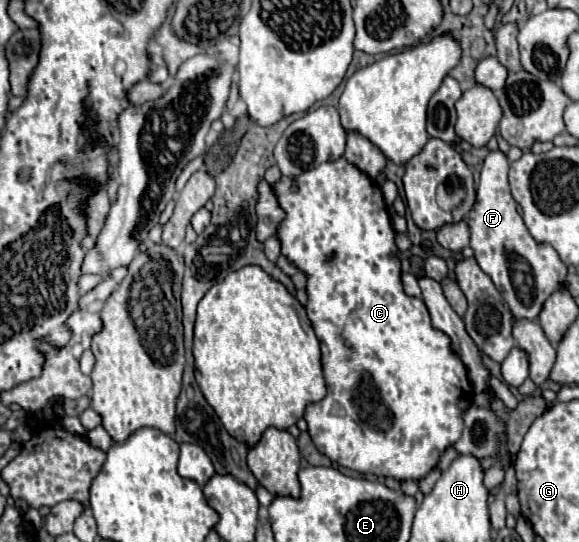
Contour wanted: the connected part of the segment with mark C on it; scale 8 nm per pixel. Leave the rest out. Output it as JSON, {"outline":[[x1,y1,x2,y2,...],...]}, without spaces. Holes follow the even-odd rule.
{"outline":[[340,158,336,162,320,164,318,168,312,168,298,178,282,178,274,188,276,188,276,196,278,196,280,206,286,210,286,218,278,228,278,238,282,242,282,254,290,262,294,262,302,272,308,274,306,312,308,312,312,328,320,340,324,378,326,378,326,388,328,388,328,396,324,396,320,402,308,404,306,412,304,412,304,420,308,422,308,432,312,436,312,442,316,444,316,448,324,456,328,456,332,462,338,462,340,466,344,466,348,470,384,476,384,478,392,476,394,480,400,480,400,482,424,478,430,470,436,468,444,450,450,448,452,442,456,442,456,438,460,438,460,430,464,428,462,416,464,416,464,410,472,404,474,388,472,388,472,382,468,380,468,372,466,372,460,356,452,350,450,338,432,326,430,314,428,314,428,308,424,306,424,302,420,298,406,296,402,290,400,258,398,258,398,248,394,244,394,228,390,224,390,216,386,212,386,204,384,204,384,198,382,198,378,184,372,182,356,166,352,166,346,158],[330,254,334,254,332,260,328,260]]}

